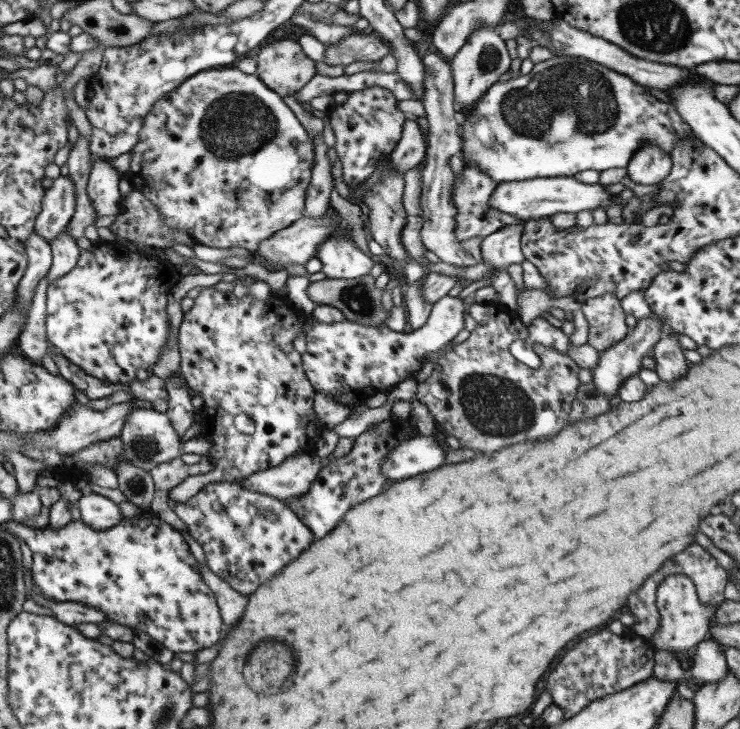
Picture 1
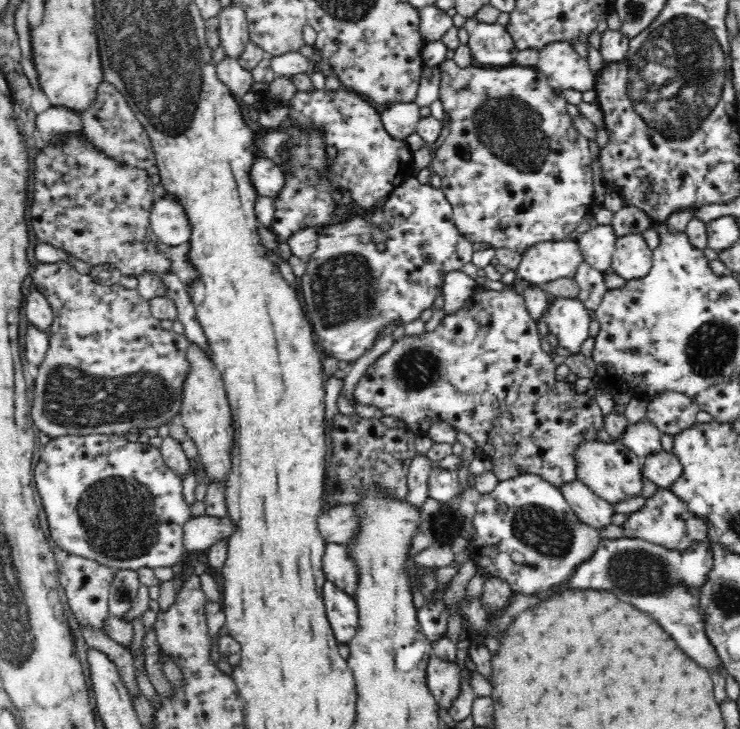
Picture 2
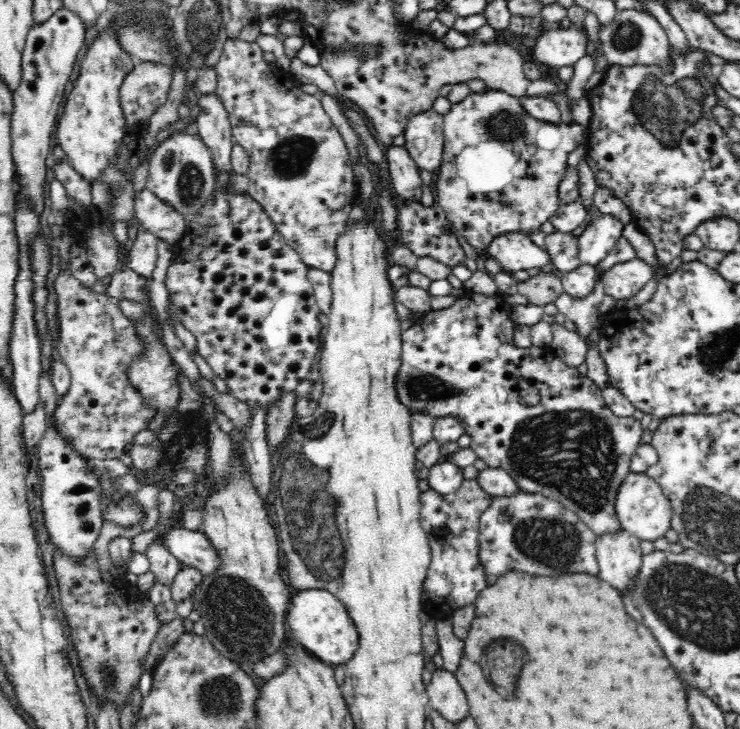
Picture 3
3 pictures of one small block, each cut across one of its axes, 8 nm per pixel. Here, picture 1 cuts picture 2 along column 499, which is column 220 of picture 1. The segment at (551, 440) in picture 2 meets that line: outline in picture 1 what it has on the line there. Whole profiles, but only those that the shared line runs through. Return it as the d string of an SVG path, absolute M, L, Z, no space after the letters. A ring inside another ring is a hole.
M205 286L193 299L193 307L183 312L178 326L179 369L189 389L199 392L203 398L202 418L210 425L210 434L206 436L210 447L205 457L212 468L205 474L187 476L169 490L168 498L183 503L207 483L237 482L253 472L273 468L291 455L313 450L313 444L326 427L315 416L313 390L305 376L300 354L293 347L293 338L305 329L303 322L306 319L307 315L294 309L287 295L272 294L261 301L251 295L236 297L231 292L220 292L213 286ZM239 414L245 414L251 420L254 432L243 434L235 428L233 418Z

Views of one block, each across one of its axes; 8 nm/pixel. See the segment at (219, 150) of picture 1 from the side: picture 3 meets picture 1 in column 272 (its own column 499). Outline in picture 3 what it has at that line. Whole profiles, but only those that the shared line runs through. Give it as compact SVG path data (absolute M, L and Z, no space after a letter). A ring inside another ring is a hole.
M488 89L484 94L472 93L466 100L459 104L454 104L448 114L444 115L443 119L443 155L442 164L440 170L438 170L438 180L434 185L434 189L437 192L436 200L438 200L438 206L442 207L442 210L446 211L446 216L451 222L455 231L466 238L466 242L471 244L473 248L488 248L488 244L492 242L494 236L498 234L504 234L504 232L521 232L526 235L528 230L540 230L542 222L546 222L558 208L558 185L565 178L567 172L566 156L580 145L582 142L582 134L584 134L585 126L574 123L568 125L566 123L546 123L534 119L530 114L525 112L525 109L519 104L518 98L509 96L506 92L499 92L498 90Z

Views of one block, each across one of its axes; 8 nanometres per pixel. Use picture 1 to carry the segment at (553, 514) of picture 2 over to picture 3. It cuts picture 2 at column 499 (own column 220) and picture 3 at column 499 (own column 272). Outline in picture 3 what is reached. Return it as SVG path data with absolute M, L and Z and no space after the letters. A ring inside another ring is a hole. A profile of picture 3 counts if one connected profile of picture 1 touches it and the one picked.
M520 491L509 497L493 497L490 508L481 514L479 524L480 562L486 569L488 585L494 584L507 571L522 570L534 576L556 576L568 572L599 574L596 558L596 534L583 524L576 514L568 511L557 500L540 493Z

